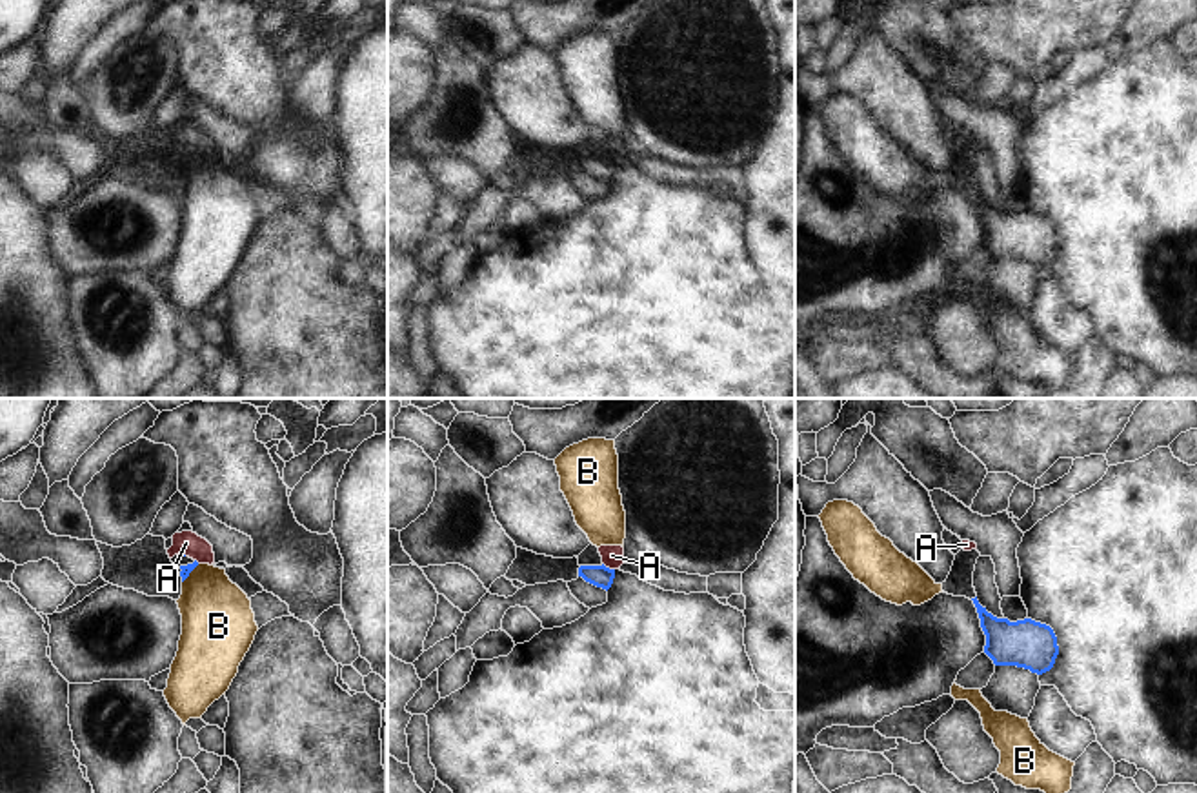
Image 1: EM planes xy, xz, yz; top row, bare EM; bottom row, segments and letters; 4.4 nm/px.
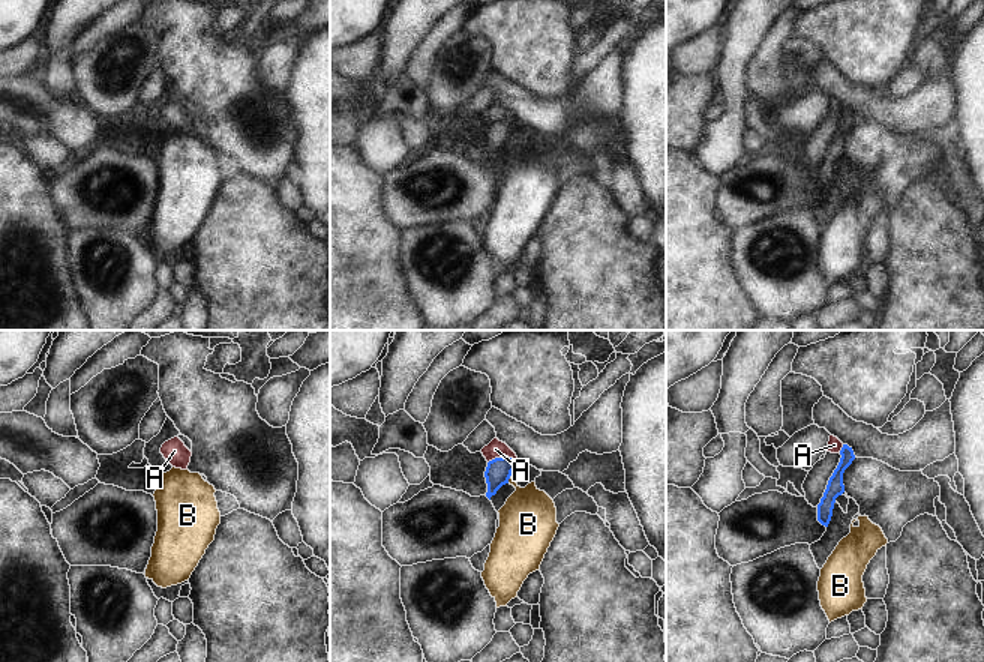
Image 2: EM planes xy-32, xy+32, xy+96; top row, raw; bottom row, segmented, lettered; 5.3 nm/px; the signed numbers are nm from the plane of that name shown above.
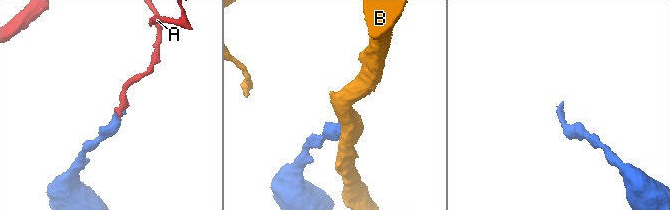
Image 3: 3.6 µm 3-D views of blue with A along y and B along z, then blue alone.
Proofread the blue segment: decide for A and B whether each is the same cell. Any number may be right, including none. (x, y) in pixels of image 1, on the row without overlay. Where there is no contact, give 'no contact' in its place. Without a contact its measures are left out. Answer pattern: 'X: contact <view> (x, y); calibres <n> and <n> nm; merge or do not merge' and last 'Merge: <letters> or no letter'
A: contact xz (608, 160); calibres 100 and 100 nm; do not merge
B: contact xy (190, 164); calibres 50 and 320 nm; do not merge
Merge: no letter

